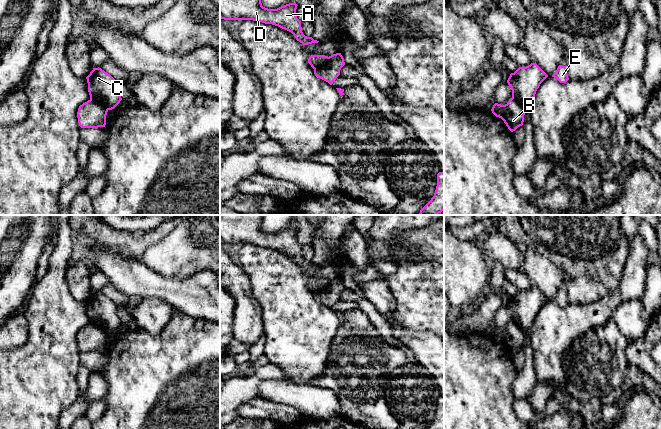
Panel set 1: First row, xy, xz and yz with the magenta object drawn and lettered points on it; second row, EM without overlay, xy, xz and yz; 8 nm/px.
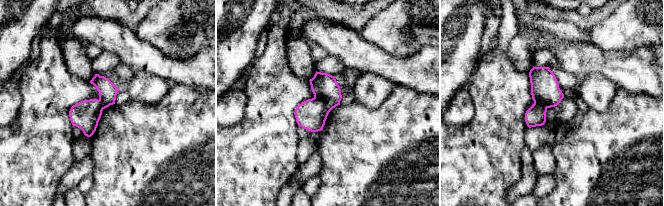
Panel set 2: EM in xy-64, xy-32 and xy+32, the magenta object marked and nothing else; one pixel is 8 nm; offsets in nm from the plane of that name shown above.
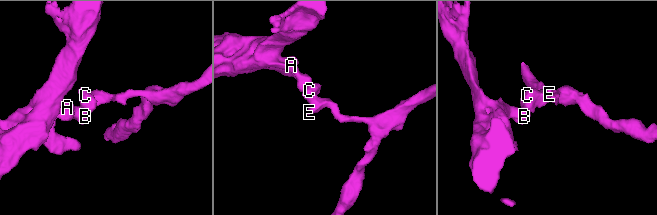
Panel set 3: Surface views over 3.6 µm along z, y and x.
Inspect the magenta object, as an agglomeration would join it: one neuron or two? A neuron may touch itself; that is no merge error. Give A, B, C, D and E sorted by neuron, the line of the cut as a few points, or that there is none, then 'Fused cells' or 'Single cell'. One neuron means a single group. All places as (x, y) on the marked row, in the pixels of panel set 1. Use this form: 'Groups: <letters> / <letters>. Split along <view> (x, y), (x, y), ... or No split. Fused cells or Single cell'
Groups: A B D / C E. Split along xy (90, 98), (99, 101), (107, 110). Fused cells

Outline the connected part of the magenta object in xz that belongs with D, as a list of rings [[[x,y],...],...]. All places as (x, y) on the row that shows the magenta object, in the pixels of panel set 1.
[[[220,0],[220,18],[224,20],[253,20],[272,24],[291,32],[303,45],[318,43],[302,32],[301,21],[296,16],[296,3],[277,9],[262,6],[261,0]]]

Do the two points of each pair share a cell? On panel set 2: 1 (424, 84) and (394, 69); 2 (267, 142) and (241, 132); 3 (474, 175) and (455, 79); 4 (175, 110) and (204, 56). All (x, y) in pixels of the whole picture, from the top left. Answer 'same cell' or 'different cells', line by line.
1: same cell
2: same cell
3: different cells
4: different cells

